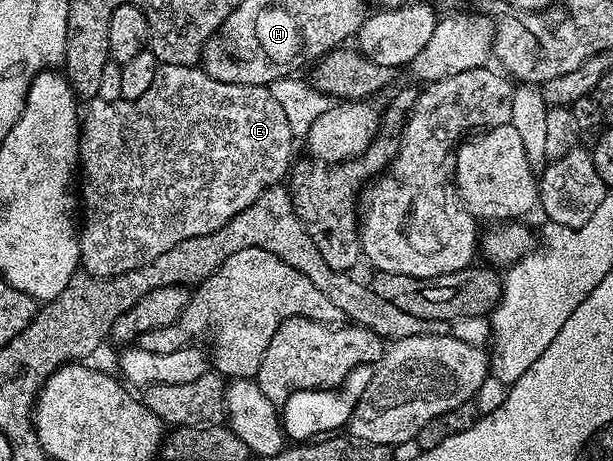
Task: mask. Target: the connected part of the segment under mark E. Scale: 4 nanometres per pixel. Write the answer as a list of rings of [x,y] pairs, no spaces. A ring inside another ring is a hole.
[[[163,63],[159,66],[156,77],[152,77],[152,86],[148,89],[148,93],[144,93],[144,97],[139,99],[117,99],[115,103],[109,103],[103,99],[96,98],[89,100],[87,109],[80,119],[80,134],[78,137],[78,161],[80,164],[80,183],[82,179],[82,195],[80,191],[80,267],[85,274],[95,275],[97,279],[107,279],[113,275],[126,275],[130,271],[138,271],[144,265],[148,265],[152,261],[156,261],[156,257],[160,257],[164,253],[168,253],[168,249],[172,249],[180,241],[188,241],[192,237],[204,237],[211,235],[216,229],[220,229],[224,225],[228,225],[228,221],[232,221],[232,217],[236,217],[236,213],[240,213],[244,209],[248,209],[248,205],[252,205],[256,201],[256,197],[260,197],[260,193],[264,193],[268,188],[281,184],[287,178],[288,172],[292,166],[294,155],[294,144],[296,144],[295,135],[289,128],[290,116],[286,115],[284,109],[280,107],[275,97],[272,97],[267,86],[265,87],[249,87],[248,85],[240,85],[239,83],[225,83],[224,81],[216,81],[212,77],[208,77],[208,73],[199,69],[197,66],[170,65]]]

